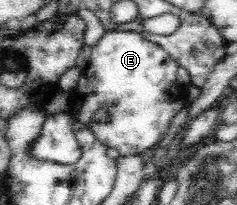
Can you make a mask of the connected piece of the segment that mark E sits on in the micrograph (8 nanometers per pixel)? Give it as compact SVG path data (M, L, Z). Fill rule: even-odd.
M104 29L102 37L91 47L79 85L71 93L68 111L113 155L136 156L162 141L168 135L172 119L188 105L187 87L176 78L178 67L161 47L139 33ZM98 109L107 113L103 122L94 120Z

